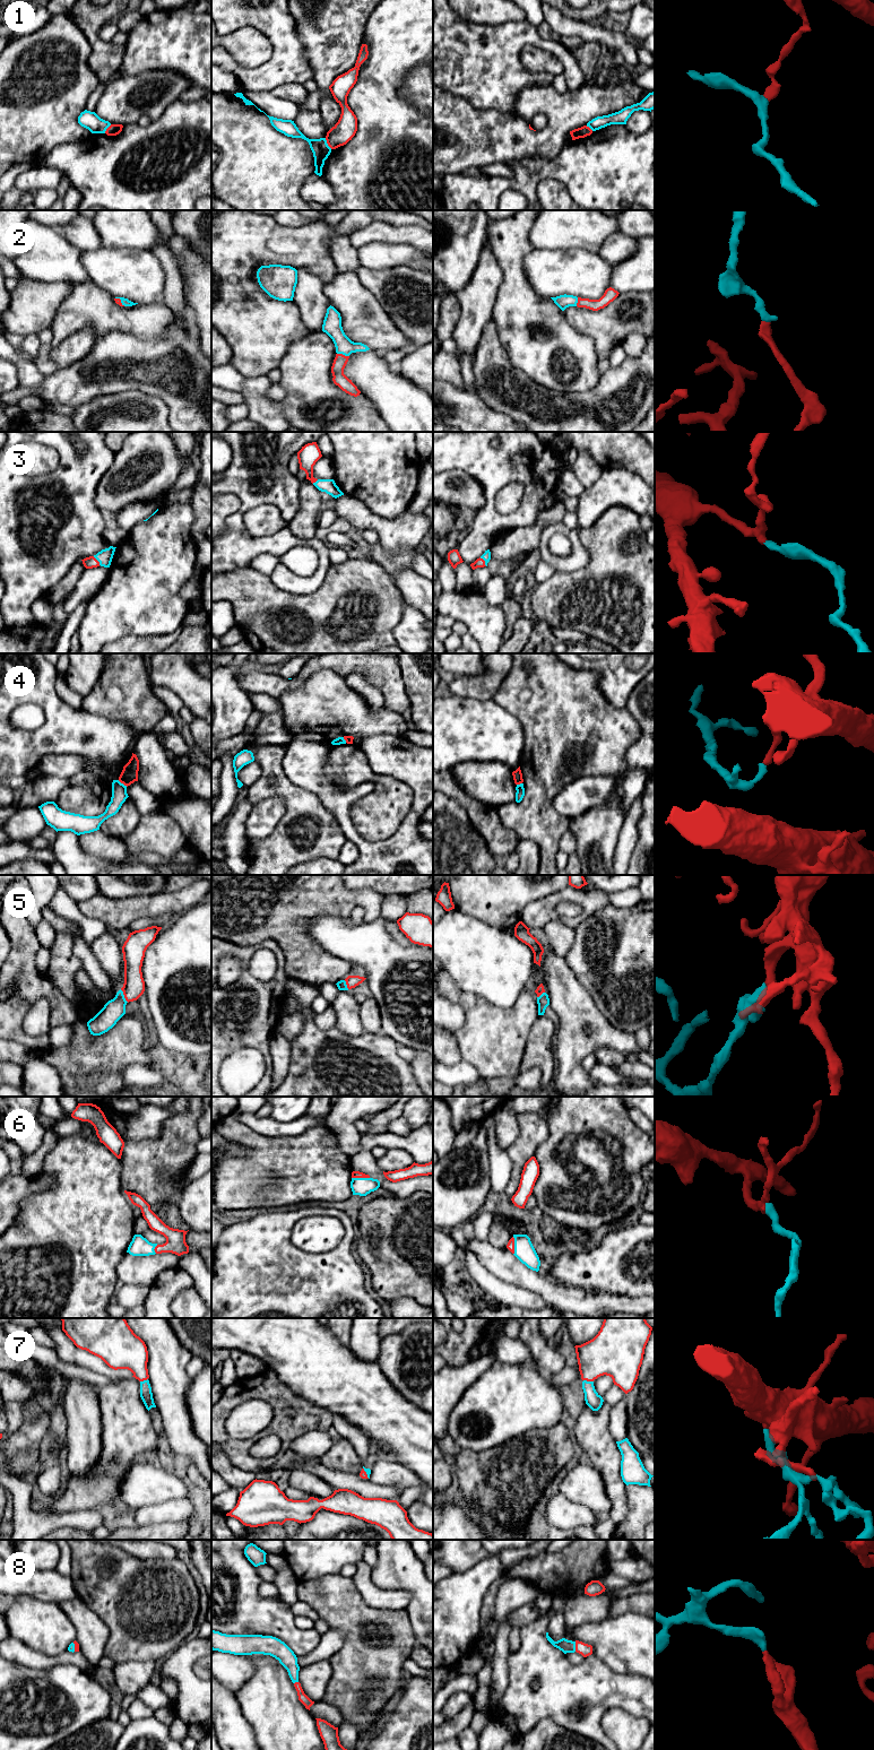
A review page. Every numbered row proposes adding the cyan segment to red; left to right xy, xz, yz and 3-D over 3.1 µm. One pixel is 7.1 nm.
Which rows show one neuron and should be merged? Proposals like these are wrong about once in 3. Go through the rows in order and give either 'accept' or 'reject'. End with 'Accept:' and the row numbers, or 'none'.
1: reject
2: accept
3: accept
4: reject
5: accept
6: accept
7: accept
8: accept
Accept: 2, 3, 5, 6, 7, 8

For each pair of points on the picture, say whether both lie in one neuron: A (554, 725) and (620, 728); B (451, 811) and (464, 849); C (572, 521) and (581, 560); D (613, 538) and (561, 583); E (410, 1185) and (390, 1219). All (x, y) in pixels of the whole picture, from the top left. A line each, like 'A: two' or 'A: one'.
A: one
B: one
C: two
D: one
E: two

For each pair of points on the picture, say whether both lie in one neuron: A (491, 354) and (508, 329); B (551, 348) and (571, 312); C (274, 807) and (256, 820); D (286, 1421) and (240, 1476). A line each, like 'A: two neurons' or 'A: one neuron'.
A: two neurons
B: two neurons
C: one neuron
D: two neurons

